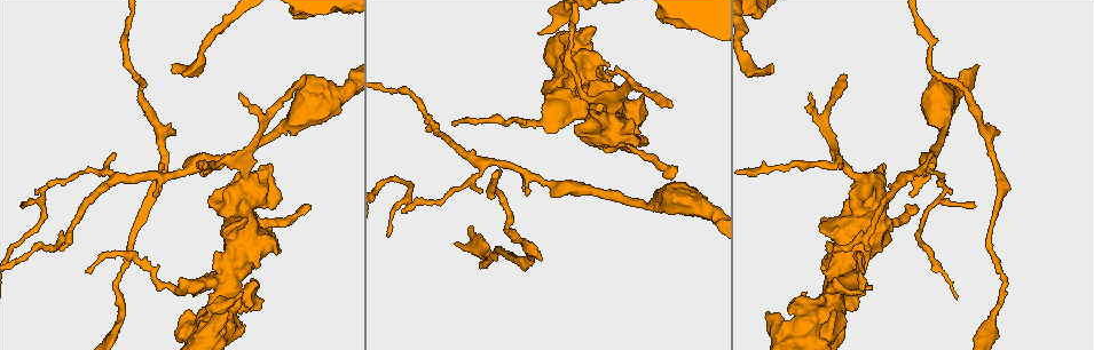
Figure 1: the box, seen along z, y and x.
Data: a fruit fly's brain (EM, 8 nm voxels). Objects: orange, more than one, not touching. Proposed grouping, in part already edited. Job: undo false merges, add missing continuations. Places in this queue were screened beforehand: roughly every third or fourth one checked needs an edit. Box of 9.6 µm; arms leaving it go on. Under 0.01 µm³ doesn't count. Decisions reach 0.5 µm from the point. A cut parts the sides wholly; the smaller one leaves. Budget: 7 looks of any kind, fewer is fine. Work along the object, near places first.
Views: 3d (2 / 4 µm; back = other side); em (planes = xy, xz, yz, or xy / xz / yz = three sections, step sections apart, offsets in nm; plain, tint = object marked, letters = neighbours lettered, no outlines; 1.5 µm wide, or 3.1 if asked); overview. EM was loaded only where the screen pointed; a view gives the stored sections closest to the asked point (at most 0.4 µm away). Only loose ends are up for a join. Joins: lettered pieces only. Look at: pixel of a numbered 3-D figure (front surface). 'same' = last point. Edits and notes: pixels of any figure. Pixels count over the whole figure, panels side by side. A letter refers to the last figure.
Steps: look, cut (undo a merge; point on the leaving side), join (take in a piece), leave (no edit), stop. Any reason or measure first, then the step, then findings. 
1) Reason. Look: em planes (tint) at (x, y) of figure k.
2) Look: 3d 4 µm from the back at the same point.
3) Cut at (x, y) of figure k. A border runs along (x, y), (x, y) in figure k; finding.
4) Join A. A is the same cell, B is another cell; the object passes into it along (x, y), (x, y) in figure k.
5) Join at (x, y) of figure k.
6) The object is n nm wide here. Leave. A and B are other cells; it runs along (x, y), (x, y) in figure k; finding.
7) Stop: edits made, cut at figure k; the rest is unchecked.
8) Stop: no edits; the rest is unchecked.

Tapers out. Look: em planes (plain) at (310, 209) of figure 1.

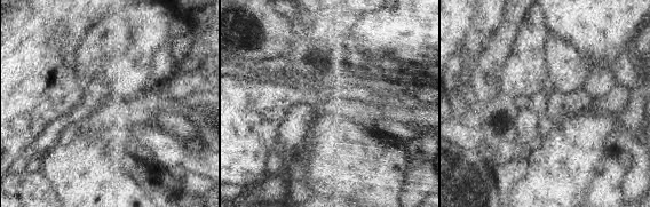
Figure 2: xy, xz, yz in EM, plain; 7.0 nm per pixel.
Look: em planes (letters) at the same point.

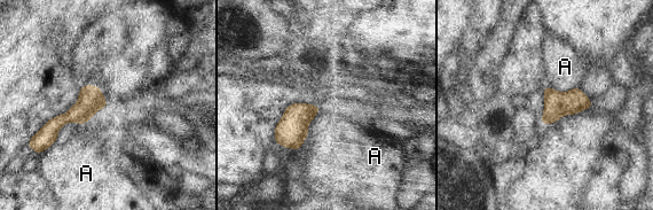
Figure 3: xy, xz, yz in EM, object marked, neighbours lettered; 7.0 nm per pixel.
The longest contact is with A, 220 nm. Leave. A is another cell; a border runs along (547, 85), (560, 92), (577, 87) in figure 3; no lettered piece goes on from it.

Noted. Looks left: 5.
Thick turns thin. Look: em planes (tint) at (258, 199) of figure 1.

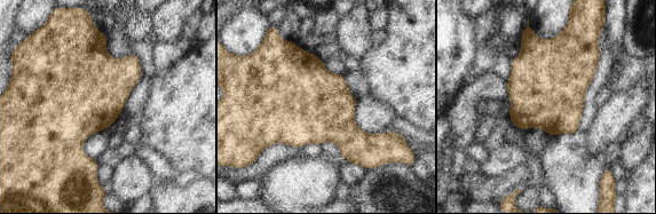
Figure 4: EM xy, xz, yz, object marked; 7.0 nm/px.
What lies round it. Look: em planes (letters) at the same point.

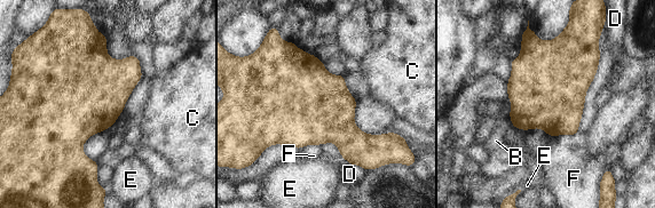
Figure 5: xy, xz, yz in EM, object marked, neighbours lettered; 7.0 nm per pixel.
The longest contact is with F, 220 nm. Leave. B, C, D, E and F are other cells; a border runs along (577, 132), (574, 134), (549, 136) in figure 5; all the same cell.

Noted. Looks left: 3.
Thin end. Look: em xz step 8 (tint) at (607, 70) of figure 1.

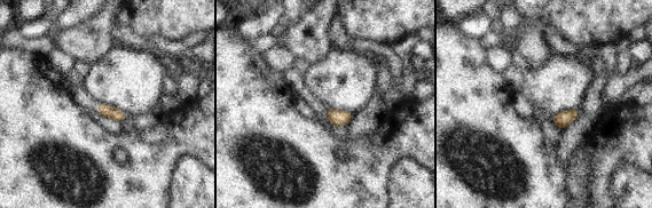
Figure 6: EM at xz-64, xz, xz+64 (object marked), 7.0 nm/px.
Look: em planes (letters) at the same point.

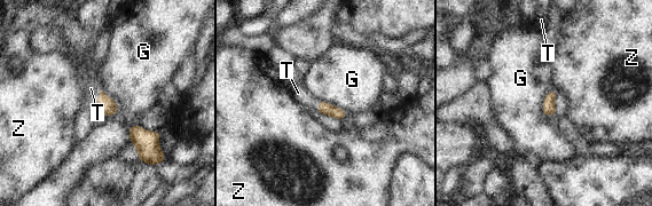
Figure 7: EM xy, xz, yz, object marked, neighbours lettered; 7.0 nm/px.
Join T. T is the same cell, G and Z are other cells; the object passes into it along (105, 105), (97, 100), (91, 88) in figure 7; the cell continues.

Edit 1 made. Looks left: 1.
Stop: edits made, join at figure 7; the rest is unchecked.

